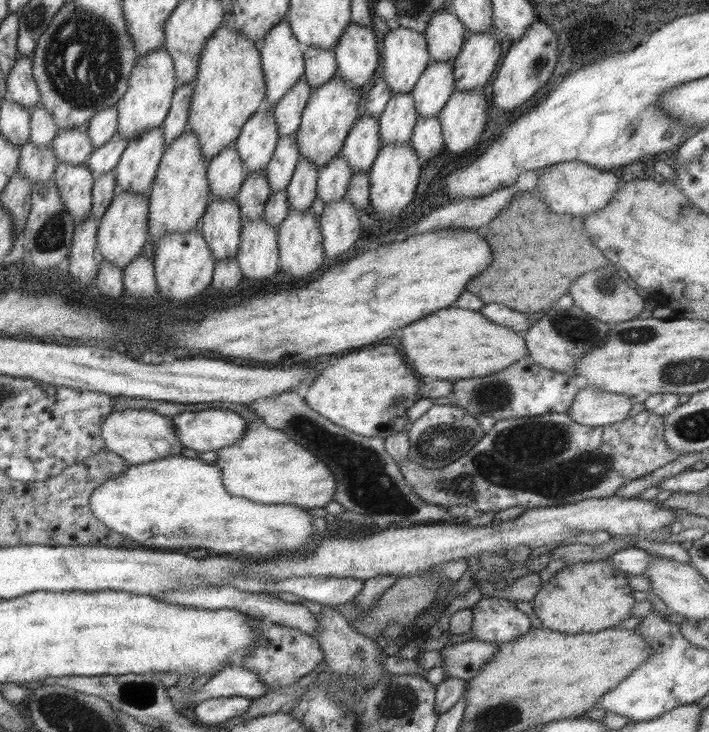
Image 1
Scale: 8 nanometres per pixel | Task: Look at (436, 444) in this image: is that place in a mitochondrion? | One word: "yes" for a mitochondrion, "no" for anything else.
yes

